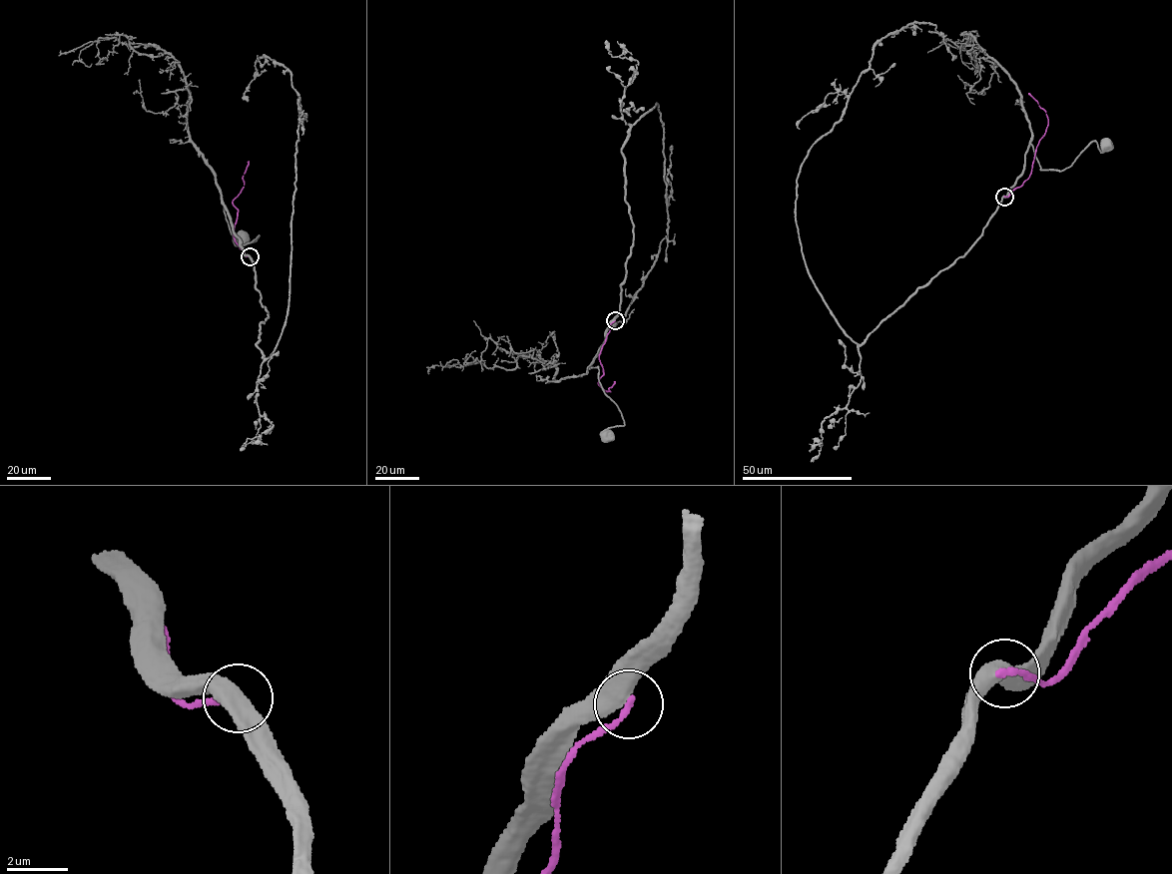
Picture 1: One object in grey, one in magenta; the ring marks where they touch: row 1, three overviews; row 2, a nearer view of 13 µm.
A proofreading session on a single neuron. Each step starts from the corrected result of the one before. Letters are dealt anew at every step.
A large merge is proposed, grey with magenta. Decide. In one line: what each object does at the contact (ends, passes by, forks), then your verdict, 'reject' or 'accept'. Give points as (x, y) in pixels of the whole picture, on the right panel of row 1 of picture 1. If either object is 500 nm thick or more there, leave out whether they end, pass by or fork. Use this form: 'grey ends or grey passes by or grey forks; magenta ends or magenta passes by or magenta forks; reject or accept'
reject

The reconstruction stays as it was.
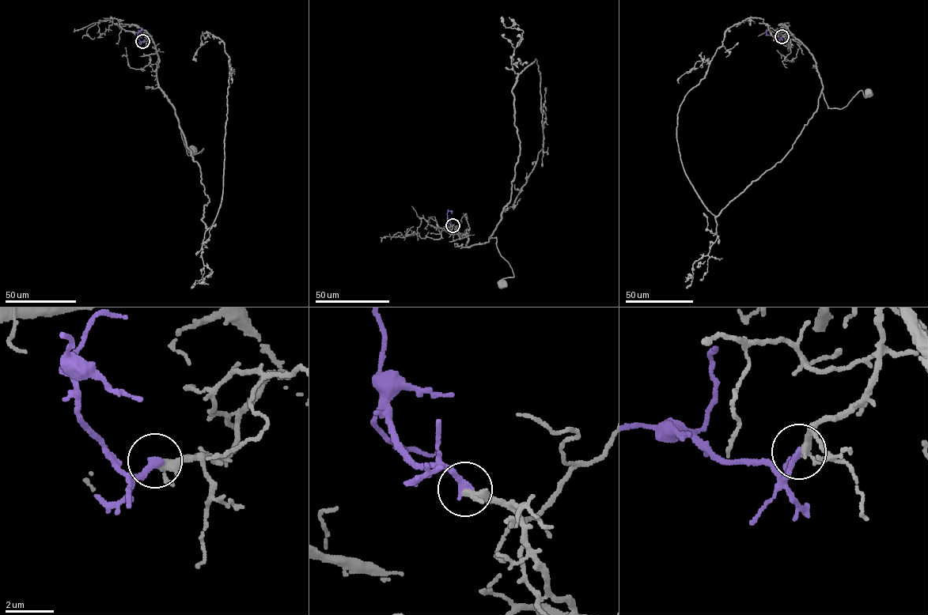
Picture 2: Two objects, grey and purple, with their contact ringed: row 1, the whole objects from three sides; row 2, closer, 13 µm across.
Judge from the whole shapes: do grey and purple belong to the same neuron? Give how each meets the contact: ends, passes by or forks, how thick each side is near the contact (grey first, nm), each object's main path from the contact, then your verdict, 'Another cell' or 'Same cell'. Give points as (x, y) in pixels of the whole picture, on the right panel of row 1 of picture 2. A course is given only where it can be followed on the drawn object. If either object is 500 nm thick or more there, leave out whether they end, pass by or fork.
At the ring grey passes by. At the ring purple ends. Thickness 260 nm (grey) against 320 nm. Course of grey: (782, 36), (787, 28), (812, 56), (828, 107), (842, 107), (859, 91), (861, 91), (865, 97), (868, 92). Course of purple: (782, 36), (767, 35), (767, 28). Same cell

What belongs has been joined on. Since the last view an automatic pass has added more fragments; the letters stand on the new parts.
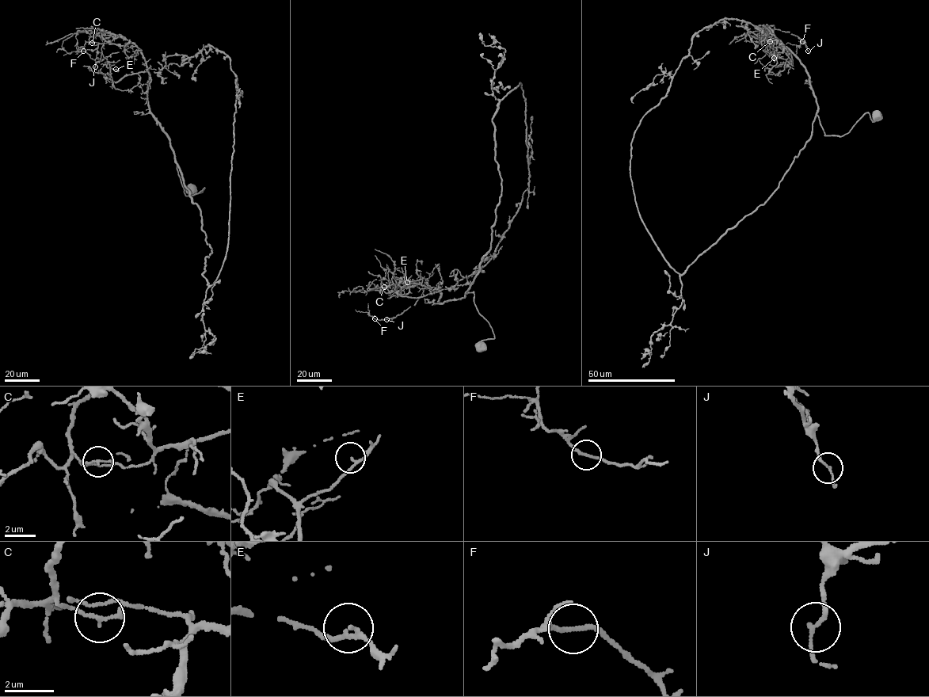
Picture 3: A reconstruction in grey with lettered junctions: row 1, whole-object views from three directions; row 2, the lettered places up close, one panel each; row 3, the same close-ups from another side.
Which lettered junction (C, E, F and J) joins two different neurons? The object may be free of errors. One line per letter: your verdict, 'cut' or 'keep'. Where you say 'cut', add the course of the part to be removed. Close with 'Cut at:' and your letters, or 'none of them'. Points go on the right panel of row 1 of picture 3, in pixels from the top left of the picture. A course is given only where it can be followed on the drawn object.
C: cut | (770, 41), (766, 36), (767, 26), (759, 31), (748, 32), (729, 43)
E: keep
F: keep
J: keep
Cut at: C

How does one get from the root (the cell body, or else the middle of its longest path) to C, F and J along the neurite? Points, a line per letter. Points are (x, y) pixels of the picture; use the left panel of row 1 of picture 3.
C: (188, 188), (192, 194), (204, 188), (184, 192), (170, 141), (150, 111), (141, 52), (133, 43), (92, 43)
F: (188, 188), (204, 188), (184, 192), (150, 111), (141, 52), (131, 45), (96, 62), (83, 51)
J: (188, 188), (192, 194), (204, 188), (184, 192), (170, 141), (150, 111), (141, 52), (131, 45), (95, 66)

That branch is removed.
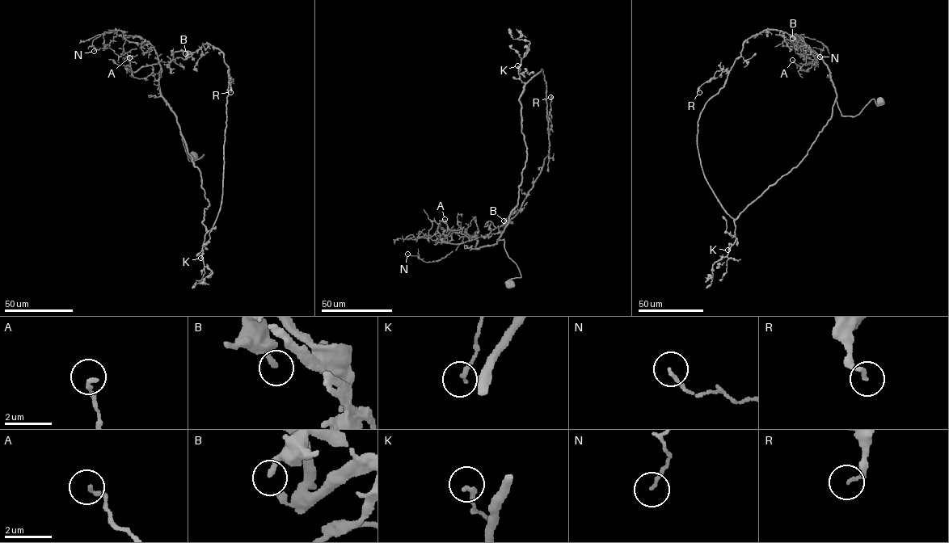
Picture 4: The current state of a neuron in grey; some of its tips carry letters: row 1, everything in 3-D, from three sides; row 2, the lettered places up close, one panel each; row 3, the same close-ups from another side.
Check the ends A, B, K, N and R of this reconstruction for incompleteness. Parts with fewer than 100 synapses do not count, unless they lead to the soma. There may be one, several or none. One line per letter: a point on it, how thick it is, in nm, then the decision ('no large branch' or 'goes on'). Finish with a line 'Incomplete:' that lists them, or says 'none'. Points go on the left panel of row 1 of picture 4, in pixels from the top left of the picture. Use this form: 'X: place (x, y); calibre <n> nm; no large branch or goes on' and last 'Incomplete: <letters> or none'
A: place (129, 57); calibre 170 nm; no large branch
B: place (185, 53); calibre 240 nm; no large branch
K: place (200, 258); calibre 180 nm; no large branch
N: place (94, 51); calibre 120 nm; no large branch
R: place (230, 92); calibre 140 nm; no large branch
Incomplete: none

